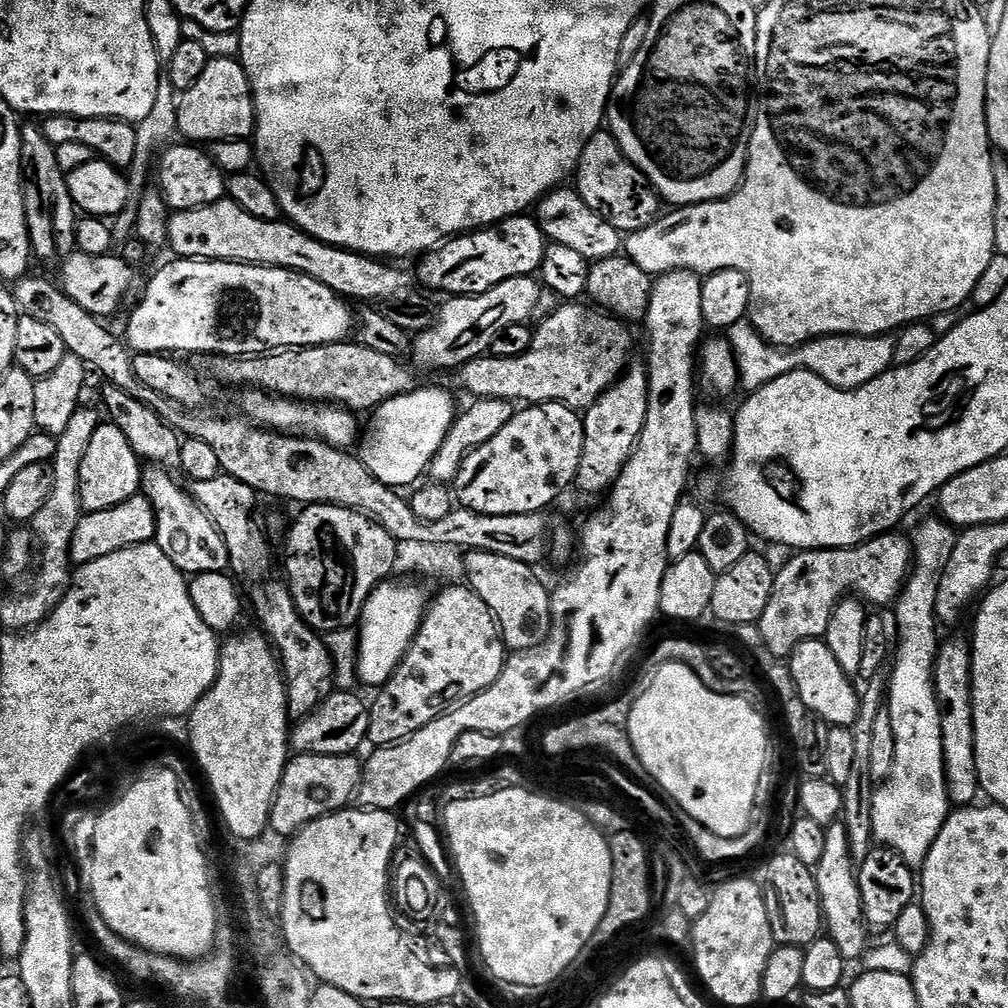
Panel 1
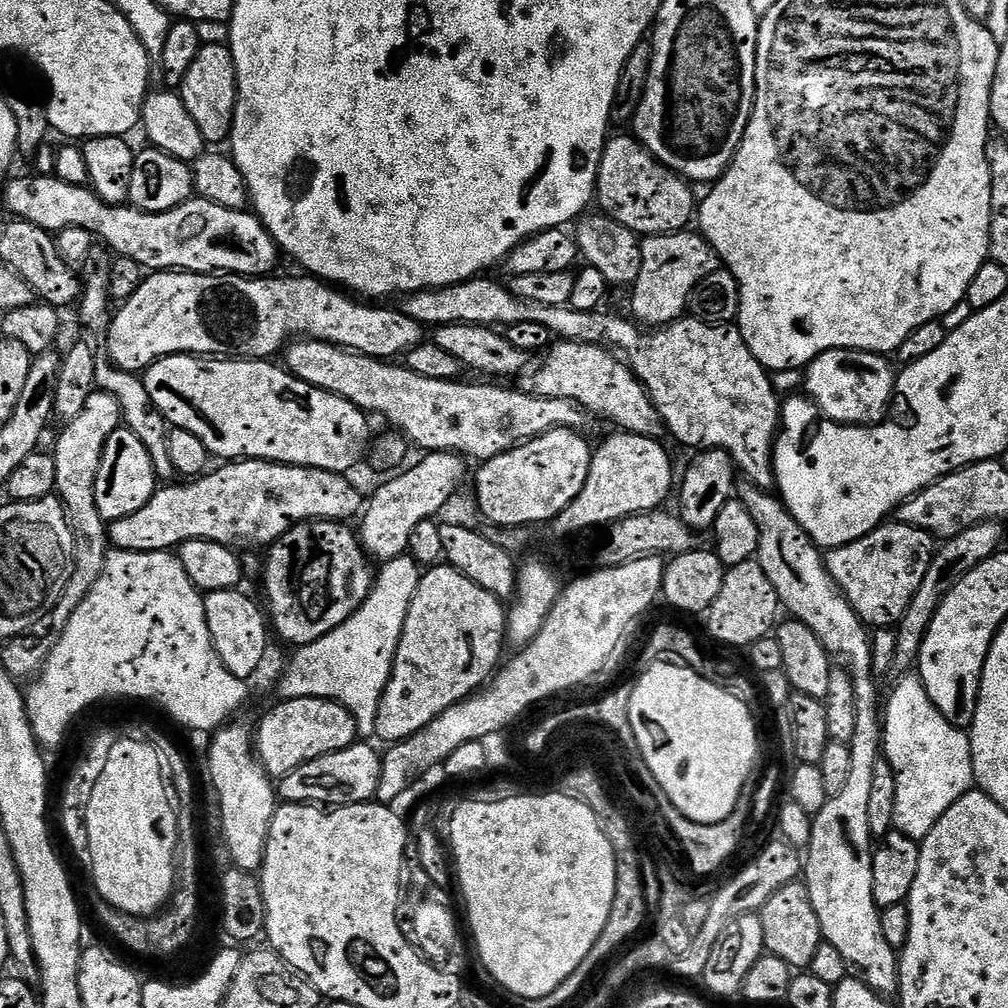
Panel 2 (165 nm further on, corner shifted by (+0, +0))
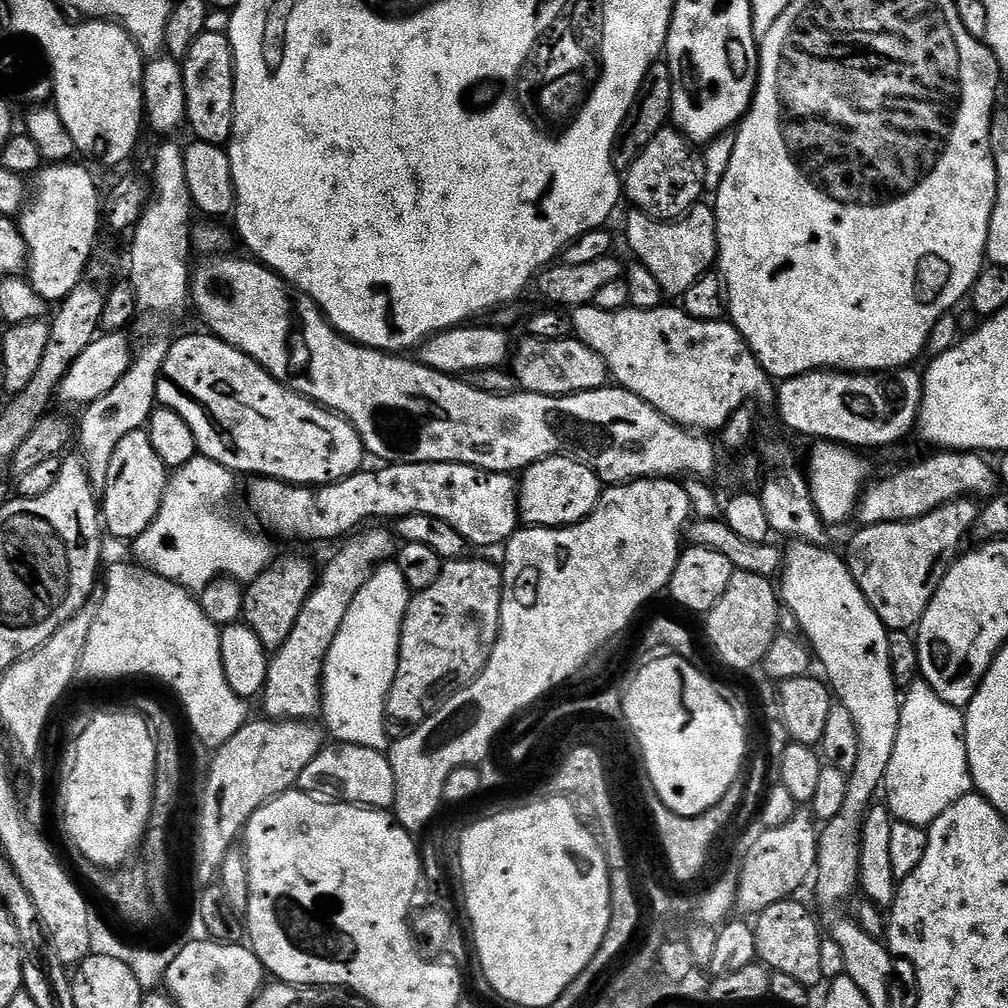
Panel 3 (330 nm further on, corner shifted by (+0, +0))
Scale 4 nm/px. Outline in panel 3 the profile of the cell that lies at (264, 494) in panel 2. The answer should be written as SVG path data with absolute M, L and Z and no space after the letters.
M450 462L385 463L377 472L368 471L355 472L350 478L333 484L287 484L281 480L256 478L251 481L253 484L248 488L248 508L256 515L261 529L269 528L269 530L264 530L271 533L273 537L285 536L288 540L337 539L336 541L339 541L369 522L384 522L387 516L399 518L410 514L430 514L430 518L442 518L442 522L454 526L454 530L462 534L462 538L468 545L476 547L477 544L480 548L492 548L495 544L507 545L509 538L517 532L518 525L521 523L518 507L518 480L515 475Z

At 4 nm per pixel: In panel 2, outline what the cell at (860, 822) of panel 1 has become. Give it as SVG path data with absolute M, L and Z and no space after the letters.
M987 520L962 530L962 534L947 537L937 547L936 555L930 562L930 570L926 570L926 578L922 578L922 586L918 586L918 594L914 594L906 614L896 628L898 650L894 654L894 669L897 673L907 673L911 669L908 667L911 664L913 667L919 661L926 630L930 630L930 622L934 622L934 614L946 598L946 594L950 594L950 590L954 590L958 581L966 578L966 574L970 574L970 570L974 570L974 566L986 562L986 558L1001 551L1003 544L1000 543L1004 540L1004 528L1005 525L999 520Z

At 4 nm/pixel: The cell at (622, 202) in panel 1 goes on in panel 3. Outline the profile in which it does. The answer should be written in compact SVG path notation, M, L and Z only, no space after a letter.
M665 126L650 138L650 146L646 146L646 150L642 150L628 171L623 173L622 192L635 211L651 216L653 220L678 220L705 195L701 153L683 134Z

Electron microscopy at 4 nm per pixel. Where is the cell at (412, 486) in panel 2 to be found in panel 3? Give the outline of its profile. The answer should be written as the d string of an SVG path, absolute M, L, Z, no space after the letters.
M368 526L349 535L339 545L341 548L333 554L324 572L322 568L315 588L298 614L298 622L294 622L294 630L290 630L290 638L286 638L286 642L271 653L262 693L265 717L273 720L312 720L315 712L317 715L321 711L324 663L328 660L330 646L334 646L334 638L338 638L338 630L342 630L346 610L350 610L373 569L389 563L398 551L397 537L389 529L388 532L384 526Z

